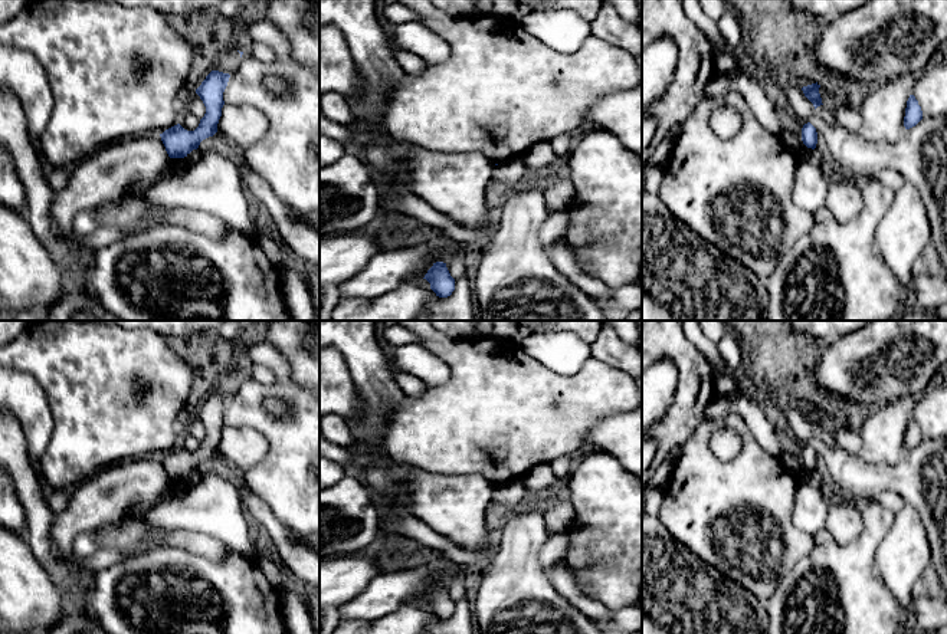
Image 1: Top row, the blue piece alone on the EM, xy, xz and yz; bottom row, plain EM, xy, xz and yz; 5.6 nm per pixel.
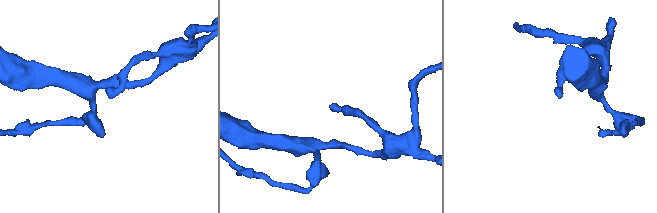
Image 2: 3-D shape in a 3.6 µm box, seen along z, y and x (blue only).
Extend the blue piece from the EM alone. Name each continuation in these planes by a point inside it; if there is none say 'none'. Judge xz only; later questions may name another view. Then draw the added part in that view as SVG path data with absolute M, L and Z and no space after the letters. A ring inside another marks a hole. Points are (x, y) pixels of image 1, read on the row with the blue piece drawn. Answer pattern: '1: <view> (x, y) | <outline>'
none

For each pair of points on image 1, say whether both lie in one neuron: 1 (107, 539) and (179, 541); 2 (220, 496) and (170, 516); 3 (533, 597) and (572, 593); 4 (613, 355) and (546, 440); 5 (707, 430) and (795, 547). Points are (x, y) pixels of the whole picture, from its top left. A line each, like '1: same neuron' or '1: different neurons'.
1: same neuron
2: same neuron
3: different neurons
4: different neurons
5: same neuron

